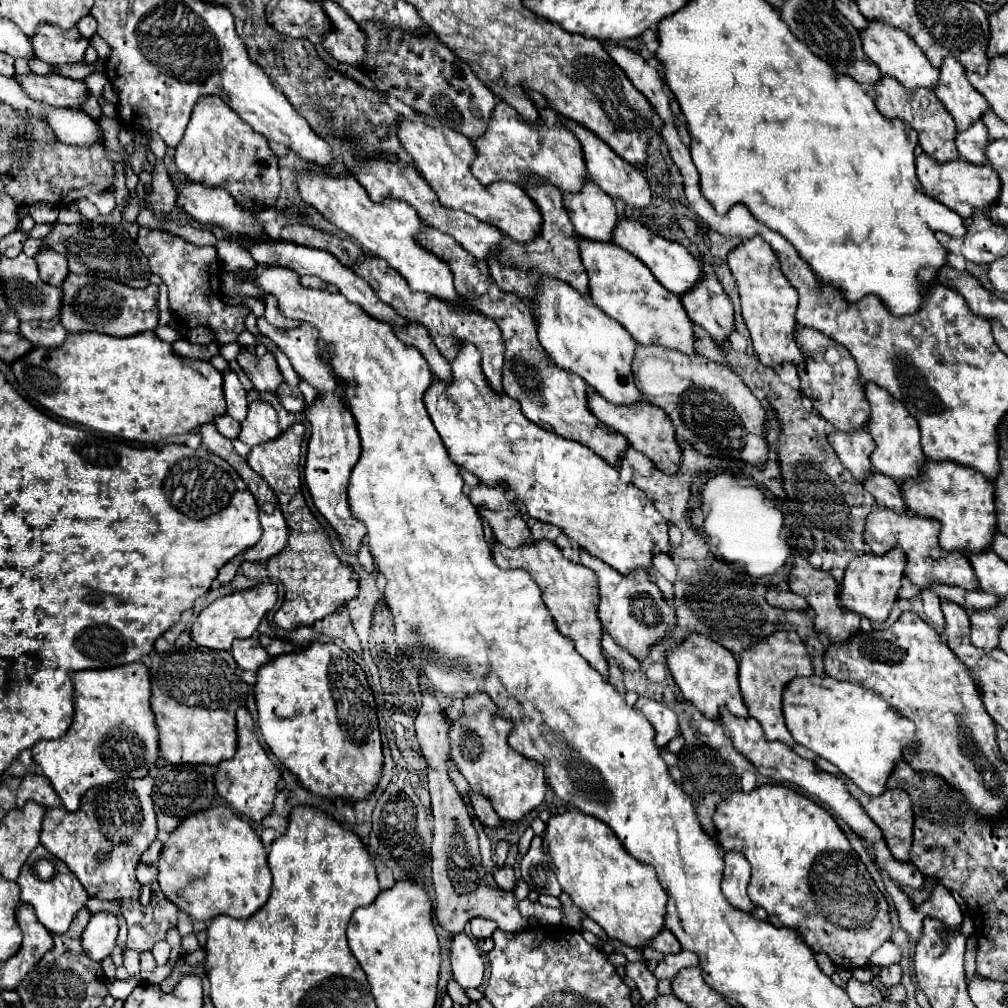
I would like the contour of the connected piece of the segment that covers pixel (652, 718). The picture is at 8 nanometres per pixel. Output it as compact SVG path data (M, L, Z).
M640 696L636 702L636 708L640 708L640 712L648 718L648 722L654 726L656 730L656 744L658 746L666 746L672 738L676 738L678 732L678 716L674 710L670 710L668 706Z

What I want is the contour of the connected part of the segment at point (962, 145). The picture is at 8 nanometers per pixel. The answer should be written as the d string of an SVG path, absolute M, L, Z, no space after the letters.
M982 120L970 124L968 130L956 134L958 154L962 160L966 160L970 164L978 164L978 166L984 164L984 160L986 160L984 150L986 150L988 142L990 142L990 138L988 138L988 132L986 132Z

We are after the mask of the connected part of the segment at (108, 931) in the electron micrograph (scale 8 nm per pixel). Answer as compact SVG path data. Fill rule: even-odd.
M110 912L92 914L84 934L82 934L82 948L88 958L102 962L116 946L118 938L118 920Z

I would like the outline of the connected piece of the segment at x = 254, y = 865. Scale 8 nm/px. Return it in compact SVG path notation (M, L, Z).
M228 806L196 812L174 828L162 846L158 860L158 884L180 910L194 920L212 920L218 914L248 918L270 896L272 874L262 840L246 820Z

